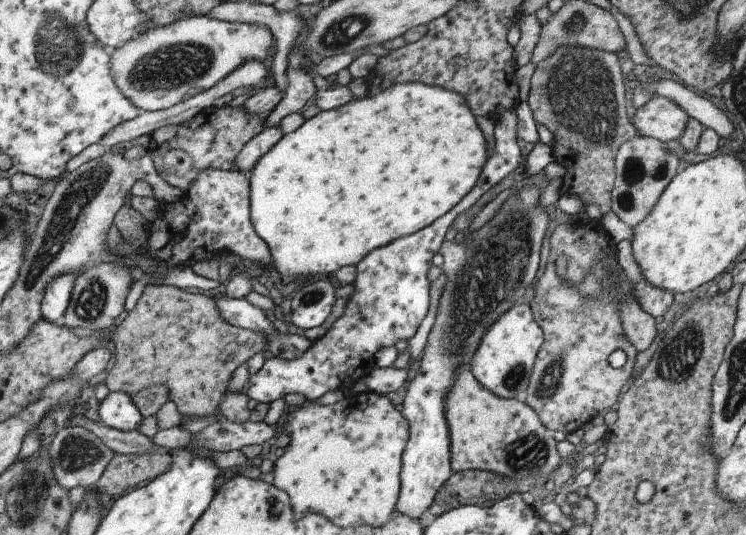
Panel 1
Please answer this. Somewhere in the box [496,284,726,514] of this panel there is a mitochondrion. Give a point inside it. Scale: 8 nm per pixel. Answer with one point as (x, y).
(679, 358)

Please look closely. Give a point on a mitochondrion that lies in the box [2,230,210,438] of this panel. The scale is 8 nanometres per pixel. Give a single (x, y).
(91, 303)

